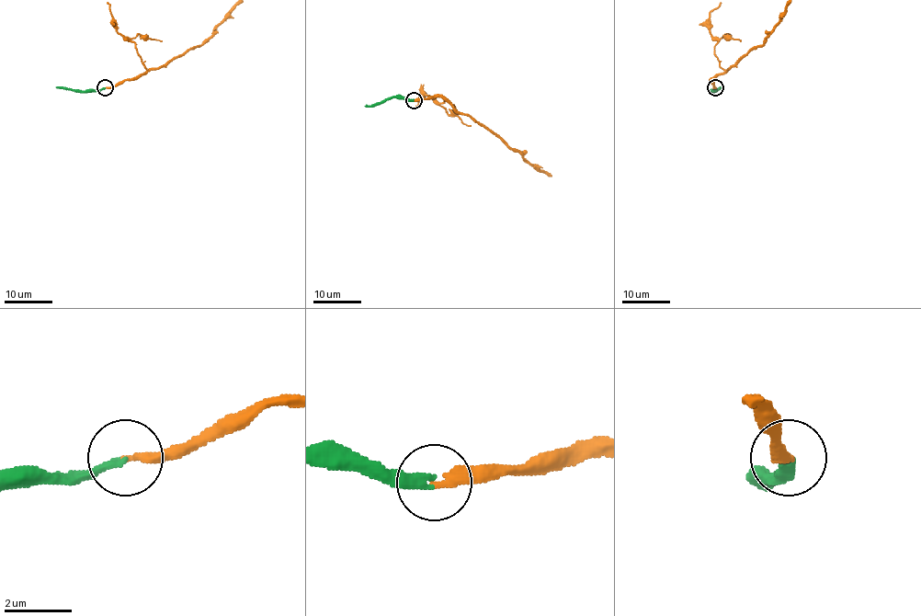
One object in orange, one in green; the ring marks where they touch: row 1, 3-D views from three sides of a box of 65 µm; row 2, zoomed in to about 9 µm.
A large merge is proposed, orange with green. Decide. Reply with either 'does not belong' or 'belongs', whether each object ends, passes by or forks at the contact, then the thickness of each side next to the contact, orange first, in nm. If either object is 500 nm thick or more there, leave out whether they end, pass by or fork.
belongs | orange ends | green ends | 280/240 nm

